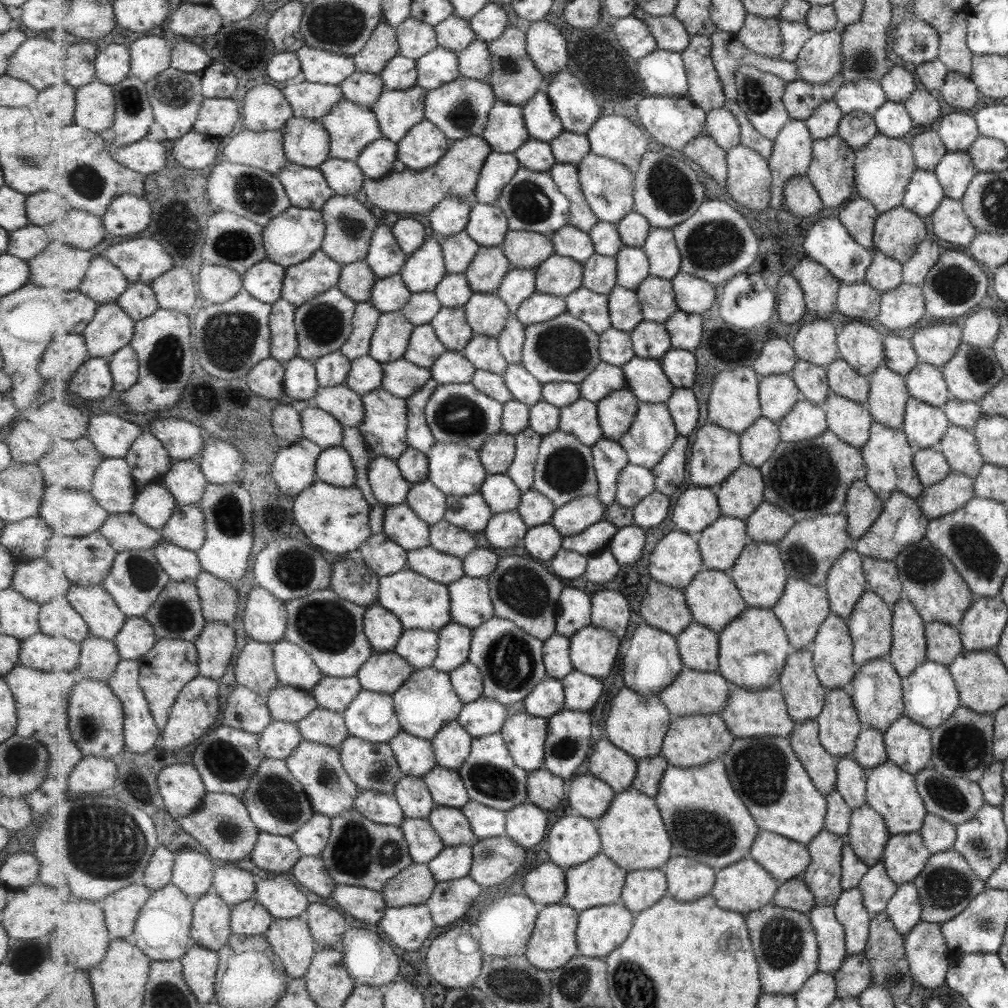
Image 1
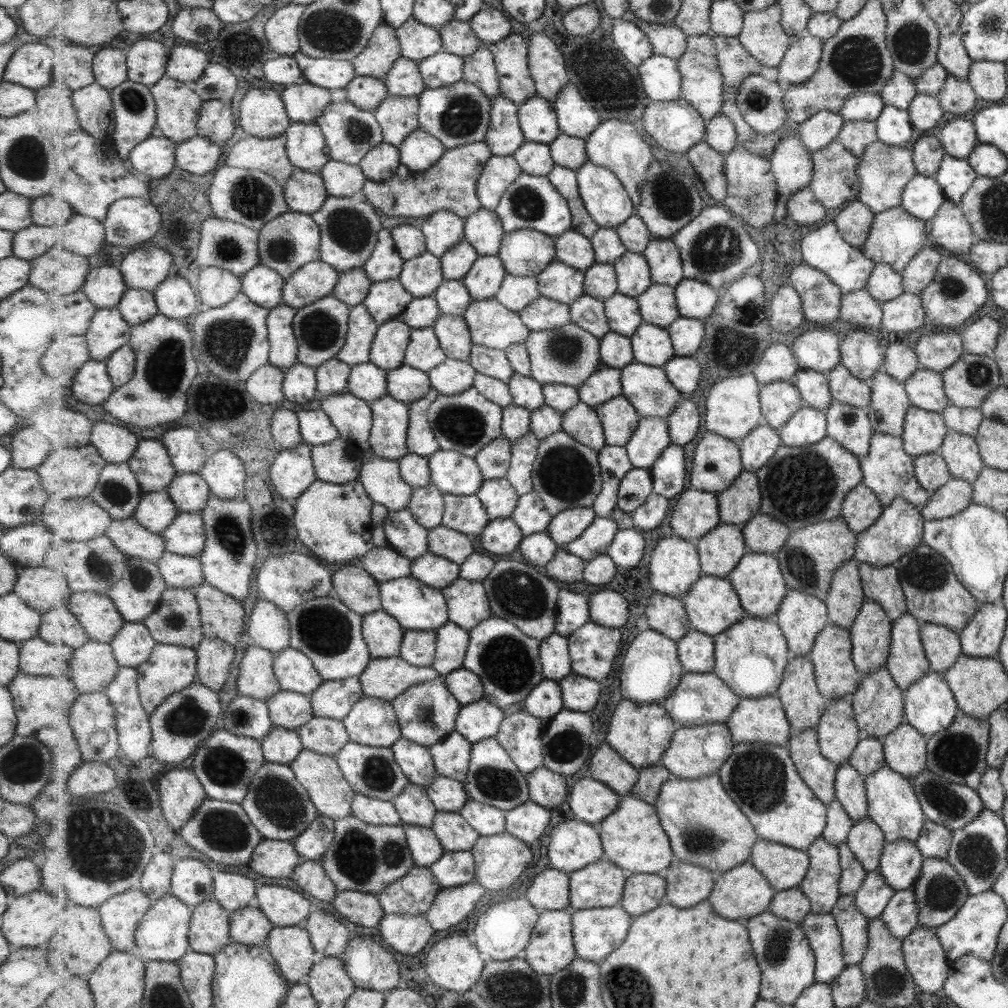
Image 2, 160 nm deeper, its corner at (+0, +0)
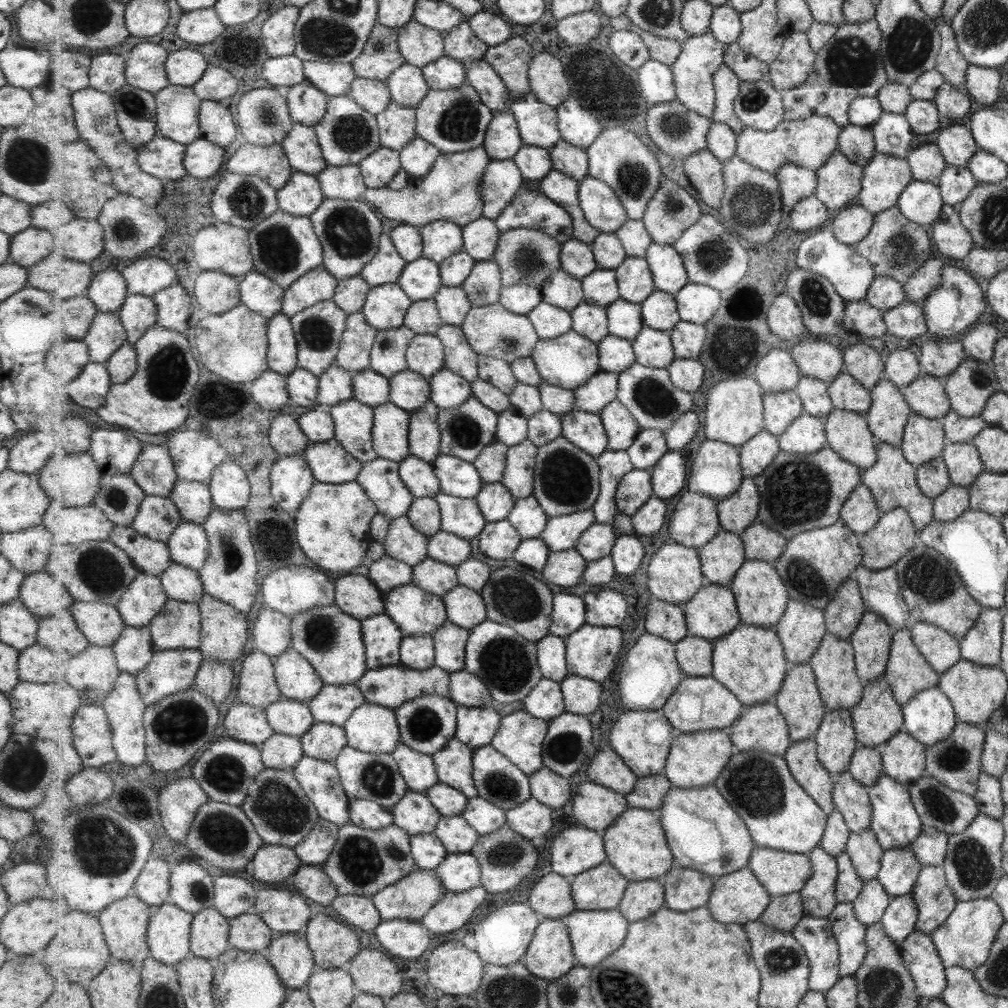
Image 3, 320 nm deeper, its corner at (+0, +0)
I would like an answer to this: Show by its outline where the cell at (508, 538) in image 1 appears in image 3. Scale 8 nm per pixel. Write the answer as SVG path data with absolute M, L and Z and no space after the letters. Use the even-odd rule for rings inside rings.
M505 519L488 523L484 533L479 536L478 544L486 556L497 560L507 560L507 558L514 558L522 540L517 528L509 519Z

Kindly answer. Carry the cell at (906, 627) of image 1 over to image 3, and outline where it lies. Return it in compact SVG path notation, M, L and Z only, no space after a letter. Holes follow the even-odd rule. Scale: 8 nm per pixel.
M909 627L897 630L892 638L888 668L883 677L889 683L893 697L903 706L914 694L938 683L935 673L912 643Z

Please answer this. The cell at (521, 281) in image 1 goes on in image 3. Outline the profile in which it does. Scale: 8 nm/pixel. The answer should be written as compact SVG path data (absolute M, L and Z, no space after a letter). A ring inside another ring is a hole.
M527 284L505 286L501 292L500 303L515 314L527 315L544 300L540 287Z

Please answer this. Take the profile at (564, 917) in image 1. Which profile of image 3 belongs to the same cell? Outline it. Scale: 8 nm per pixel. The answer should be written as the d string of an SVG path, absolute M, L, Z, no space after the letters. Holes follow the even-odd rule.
M542 918L540 925L537 927L536 937L533 938L532 945L520 960L520 963L527 966L533 974L550 982L564 977L577 965L568 926L561 918Z

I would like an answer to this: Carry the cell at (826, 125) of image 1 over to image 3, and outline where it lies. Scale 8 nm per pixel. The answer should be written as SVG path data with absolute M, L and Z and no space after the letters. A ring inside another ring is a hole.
M817 115L799 120L784 120L772 131L745 127L743 132L738 134L736 154L745 159L745 162L751 162L753 166L767 170L771 174L776 174L778 169L788 161L817 171L839 148L841 132L843 132L842 126L831 117Z

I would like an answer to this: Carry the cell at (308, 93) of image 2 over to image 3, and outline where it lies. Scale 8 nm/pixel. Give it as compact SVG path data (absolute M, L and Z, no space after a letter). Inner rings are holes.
M310 81L290 87L287 98L296 123L314 127L328 113L330 97Z

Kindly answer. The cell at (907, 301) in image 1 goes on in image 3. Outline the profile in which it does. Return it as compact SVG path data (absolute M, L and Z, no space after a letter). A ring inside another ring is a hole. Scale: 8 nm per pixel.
M901 301L892 309L885 310L885 326L889 334L897 338L915 338L926 332L926 324L919 303Z

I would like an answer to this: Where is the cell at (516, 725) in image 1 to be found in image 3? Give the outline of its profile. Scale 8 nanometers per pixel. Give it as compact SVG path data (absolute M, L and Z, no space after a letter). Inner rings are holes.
M525 710L509 713L502 718L500 729L491 744L501 751L509 760L513 761L525 774L532 775L539 769L543 769L543 745L550 727L550 721L544 721L529 714Z

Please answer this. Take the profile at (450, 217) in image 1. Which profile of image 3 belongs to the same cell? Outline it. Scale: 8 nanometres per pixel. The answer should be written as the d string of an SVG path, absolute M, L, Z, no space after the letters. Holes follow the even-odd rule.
M440 220L420 228L424 239L423 257L442 263L464 248L464 227L456 222Z

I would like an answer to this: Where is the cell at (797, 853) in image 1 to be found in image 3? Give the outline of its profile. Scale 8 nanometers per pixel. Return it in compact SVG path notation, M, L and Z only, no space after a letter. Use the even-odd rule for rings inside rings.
M761 846L753 851L748 867L772 897L804 890L812 873L809 855Z

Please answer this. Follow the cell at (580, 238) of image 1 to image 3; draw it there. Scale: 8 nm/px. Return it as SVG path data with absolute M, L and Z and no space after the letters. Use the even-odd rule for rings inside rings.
M575 238L562 243L561 262L563 270L579 279L588 277L599 268L591 245Z

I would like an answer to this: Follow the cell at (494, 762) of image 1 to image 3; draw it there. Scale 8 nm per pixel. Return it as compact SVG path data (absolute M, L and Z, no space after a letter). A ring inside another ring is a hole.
M492 744L474 749L473 760L474 771L472 773L479 791L479 797L489 799L489 802L493 802L506 811L517 808L532 797L530 775L525 774L520 767L513 764L512 760L509 760Z

